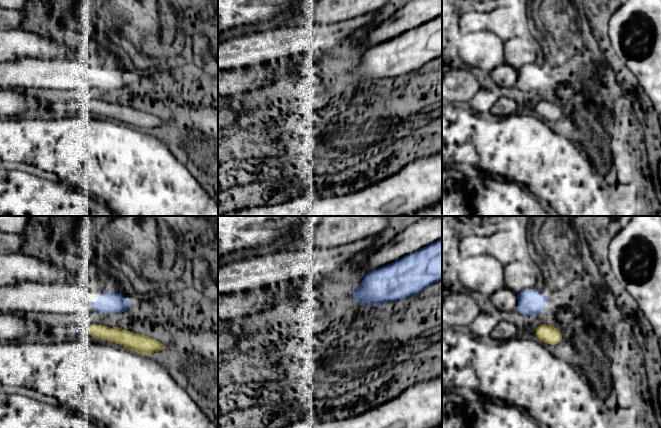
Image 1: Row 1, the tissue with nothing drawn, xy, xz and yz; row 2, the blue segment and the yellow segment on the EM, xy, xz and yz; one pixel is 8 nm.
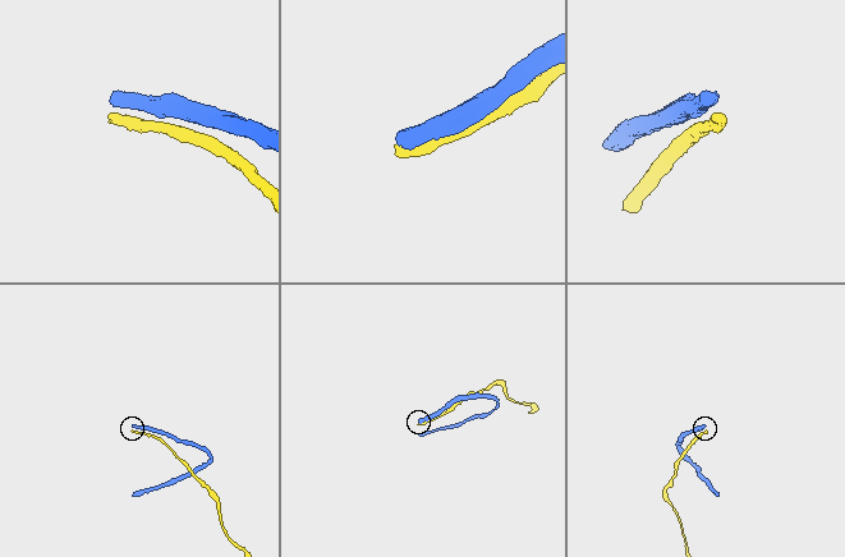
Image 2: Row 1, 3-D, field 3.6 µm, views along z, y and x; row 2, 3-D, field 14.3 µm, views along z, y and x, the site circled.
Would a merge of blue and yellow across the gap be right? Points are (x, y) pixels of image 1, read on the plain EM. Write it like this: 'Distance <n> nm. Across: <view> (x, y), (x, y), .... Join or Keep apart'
Distance 90 nm. Across: yz (537, 89), (541, 100). Keep apart

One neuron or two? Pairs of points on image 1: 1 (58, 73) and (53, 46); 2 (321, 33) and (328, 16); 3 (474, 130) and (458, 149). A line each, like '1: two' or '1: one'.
1: two
2: two
3: one

